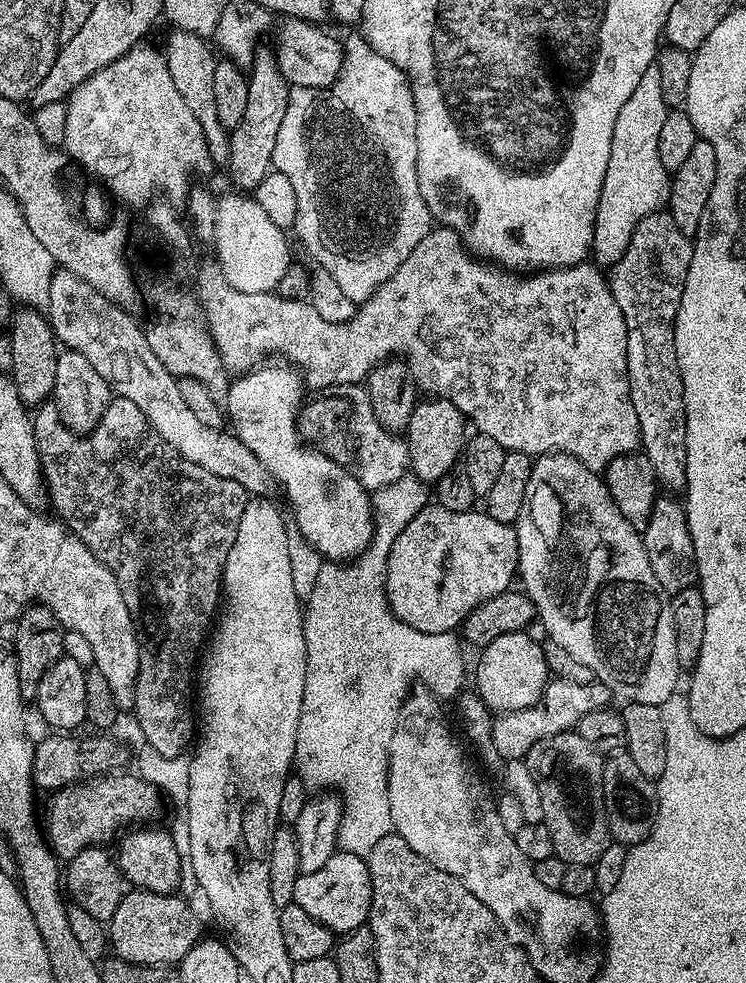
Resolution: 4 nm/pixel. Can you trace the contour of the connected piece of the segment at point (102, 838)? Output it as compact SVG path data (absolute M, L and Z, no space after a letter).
M104 774L87 782L69 784L59 789L48 804L46 839L61 861L67 862L82 850L93 846L108 846L121 835L122 830L141 822L152 822L160 812L162 793L138 774L120 776Z

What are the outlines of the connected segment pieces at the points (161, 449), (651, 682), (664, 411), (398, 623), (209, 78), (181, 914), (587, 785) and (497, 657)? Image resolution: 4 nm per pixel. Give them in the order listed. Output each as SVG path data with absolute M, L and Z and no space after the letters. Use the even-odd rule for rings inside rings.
M113 398L98 426L87 434L71 432L62 422L55 403L45 402L35 409L32 430L50 508L52 504L64 527L112 571L136 624L140 638L140 670L134 713L144 735L143 743L158 754L185 755L184 747L193 743L192 731L198 728L197 721L196 724L192 721L198 657L222 604L226 558L230 558L238 522L242 522L242 510L250 497L238 482L218 478L218 474L210 474L210 470L186 462L186 458L179 456L153 430L146 414L129 400Z
M547 452L545 456L535 457L530 474L532 485L528 488L528 500L520 519L516 521L516 537L518 538L518 554L520 562L518 574L525 582L525 592L534 602L538 624L548 631L548 640L558 642L558 646L564 647L569 654L574 654L578 662L590 666L593 677L599 683L607 686L621 701L633 704L654 704L659 706L666 702L666 698L677 695L676 683L680 680L682 669L678 662L678 646L674 646L674 614L672 613L672 596L658 582L654 574L654 566L650 566L650 558L646 554L646 546L641 533L637 532L626 518L622 518L622 510L614 506L614 498L610 498L610 490L605 486L603 479L597 473L592 472L586 465L580 464L578 458L574 458L565 452Z
M651 212L638 222L622 258L611 265L606 276L628 331L628 381L634 414L638 414L642 451L654 466L659 487L672 494L683 493L686 482L686 410L674 330L692 246L693 241L678 230L670 213Z
M411 474L398 478L398 482L390 482L390 486L375 489L372 496L374 531L367 550L347 566L325 563L303 609L306 690L302 694L294 772L308 790L338 790L344 805L338 837L339 851L365 858L374 846L378 846L378 842L382 842L382 838L394 832L388 793L388 755L396 725L400 722L400 711L409 692L419 681L416 679L421 676L428 689L444 702L455 701L466 688L461 637L456 632L426 634L422 630L414 630L414 626L396 617L388 605L388 559L394 542L429 503L429 489L423 480Z
M173 27L171 31L168 41L162 45L170 78L174 78L174 86L178 89L178 94L182 94L182 99L186 101L186 106L190 106L194 118L198 118L198 126L202 126L211 163L227 165L228 152L231 150L228 140L230 132L222 126L222 122L218 122L218 102L214 98L214 66L218 59L217 53L213 45L209 41L208 45L196 30Z
M141 888L125 891L118 910L107 921L106 931L115 959L131 964L176 966L202 938L196 912L180 894L154 894ZM116 951L116 952L115 952Z
M579 731L563 732L562 734L554 734L550 738L542 738L538 742L534 742L534 746L530 746L528 755L524 757L523 764L527 766L528 773L536 780L538 790L542 794L542 814L544 815L544 824L550 830L550 838L554 842L554 855L558 859L564 861L565 864L591 864L595 865L596 859L602 854L602 850L606 850L606 846L610 842L610 833L608 830L608 812L604 808L604 760L601 753L597 752L580 737Z
M527 631L502 634L494 642L483 645L480 661L476 664L474 691L493 713L517 712L534 706L542 698L550 673L544 657L544 644L528 636Z

